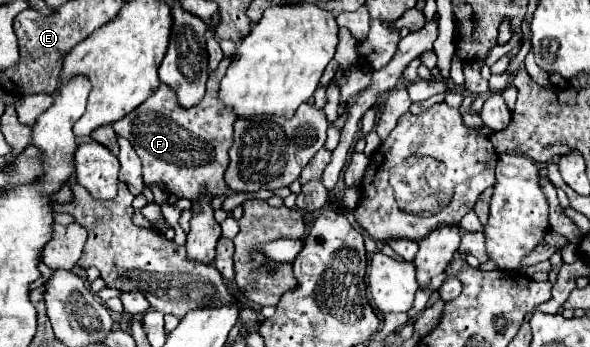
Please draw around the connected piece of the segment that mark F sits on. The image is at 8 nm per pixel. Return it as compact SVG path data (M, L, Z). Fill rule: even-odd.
M236 42L232 56L222 58L218 68L210 74L206 98L202 100L202 104L190 110L182 110L182 106L178 106L178 100L174 98L174 92L168 86L160 86L144 104L132 110L132 114L112 124L114 132L130 140L136 154L140 156L144 182L150 182L154 186L166 184L170 194L188 200L198 198L202 186L214 196L234 194L232 190L226 190L224 170L228 166L228 148L232 146L232 124L236 116L226 104L220 102L218 90L220 80L238 50L238 44L240 42Z

